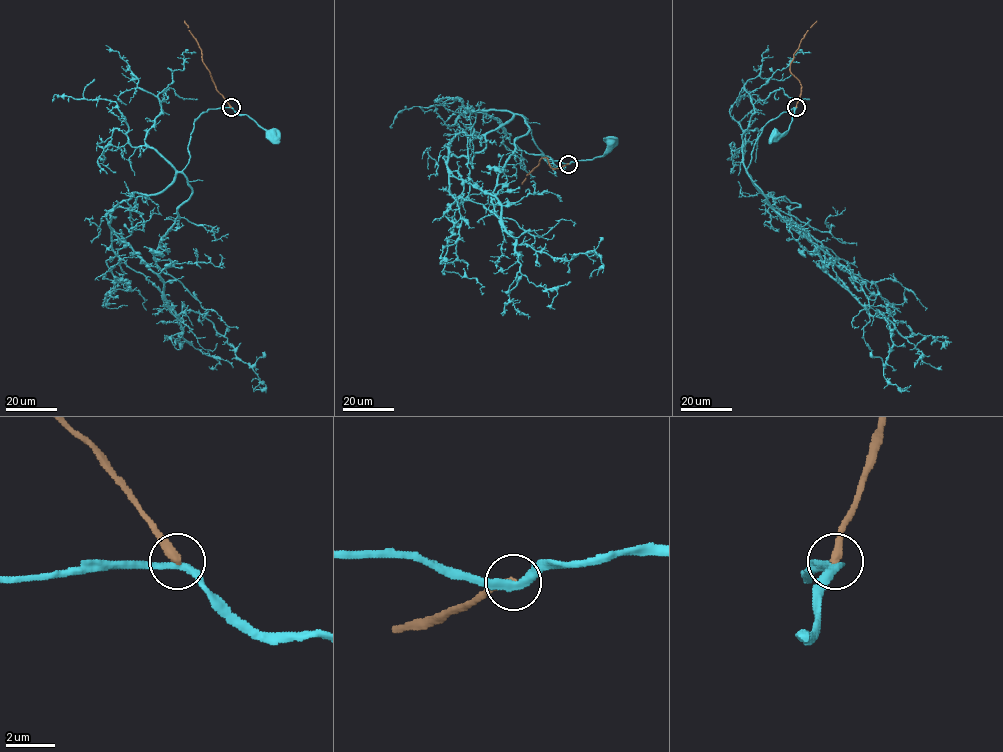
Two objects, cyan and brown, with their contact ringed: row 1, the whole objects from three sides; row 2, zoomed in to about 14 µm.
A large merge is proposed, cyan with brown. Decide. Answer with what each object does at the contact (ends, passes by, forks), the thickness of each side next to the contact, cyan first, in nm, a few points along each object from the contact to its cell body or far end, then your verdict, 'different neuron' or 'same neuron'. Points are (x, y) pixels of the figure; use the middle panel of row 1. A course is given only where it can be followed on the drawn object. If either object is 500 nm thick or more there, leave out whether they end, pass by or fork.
cyan passes by; brown ends; calibres 300 and 380 nm; course cyan (568, 164), (601, 157), (607, 142), (611, 140); course brown (568, 164), (552, 168), (547, 158), (542, 157), (522, 184); different neuron

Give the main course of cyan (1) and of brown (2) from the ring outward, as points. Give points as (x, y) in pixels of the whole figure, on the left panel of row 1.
1: (230, 107), (239, 114), (248, 115), (268, 135), (274, 136)
2: (230, 107), (201, 59), (201, 50), (184, 21)

